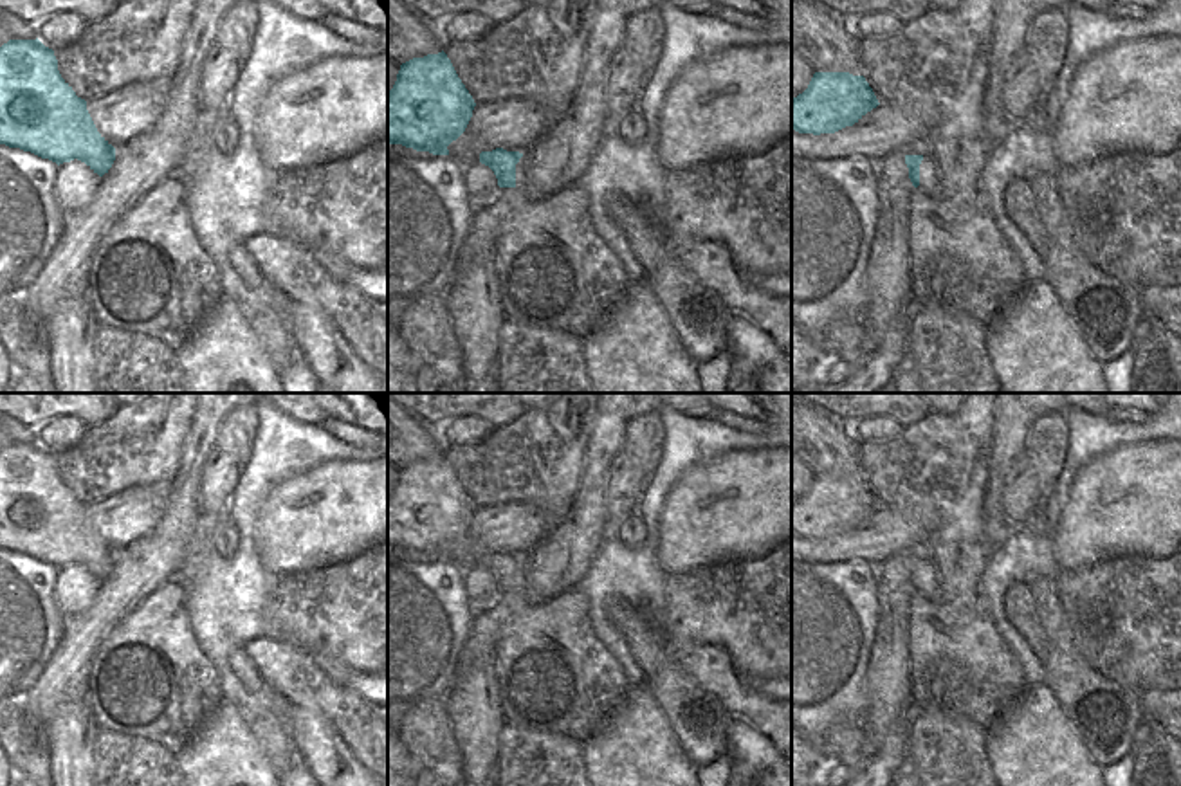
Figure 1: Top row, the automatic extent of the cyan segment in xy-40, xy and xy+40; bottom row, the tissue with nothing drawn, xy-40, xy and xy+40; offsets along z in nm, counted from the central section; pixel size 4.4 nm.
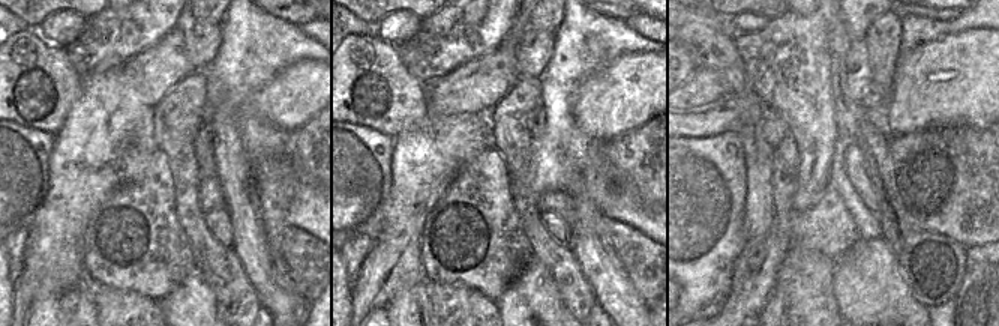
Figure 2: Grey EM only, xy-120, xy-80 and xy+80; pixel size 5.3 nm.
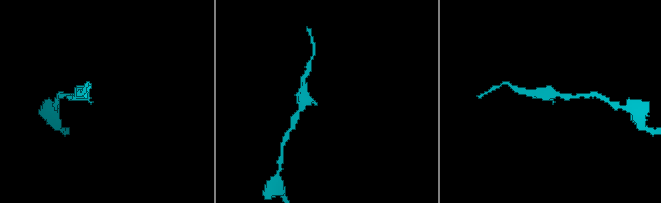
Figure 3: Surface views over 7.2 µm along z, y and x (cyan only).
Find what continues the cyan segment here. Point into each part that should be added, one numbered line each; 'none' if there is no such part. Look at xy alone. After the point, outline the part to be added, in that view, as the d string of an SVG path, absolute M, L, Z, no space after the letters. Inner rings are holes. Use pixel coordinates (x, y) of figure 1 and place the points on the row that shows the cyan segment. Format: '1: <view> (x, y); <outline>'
none

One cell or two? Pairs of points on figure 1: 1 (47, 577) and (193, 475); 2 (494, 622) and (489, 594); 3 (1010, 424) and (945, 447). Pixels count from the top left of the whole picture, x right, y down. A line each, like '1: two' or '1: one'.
1: two
2: two
3: two

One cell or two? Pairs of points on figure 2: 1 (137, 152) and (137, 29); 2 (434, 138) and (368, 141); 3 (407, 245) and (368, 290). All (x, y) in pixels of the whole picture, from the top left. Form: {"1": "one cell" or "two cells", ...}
{"1": "two cells", "2": "two cells", "3": "one cell"}

